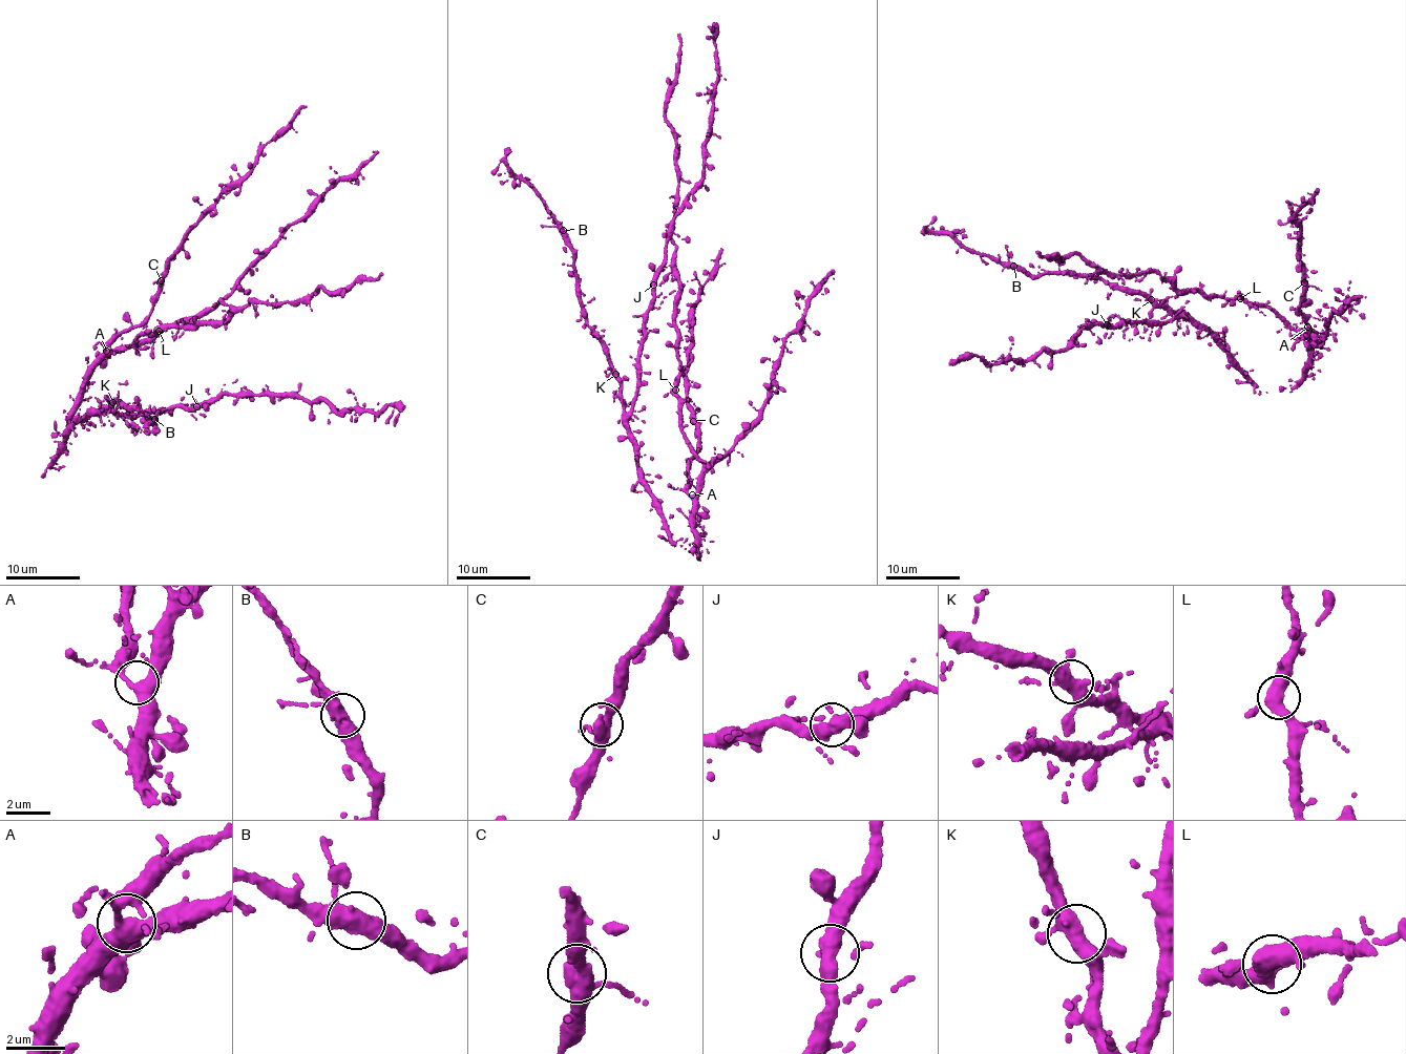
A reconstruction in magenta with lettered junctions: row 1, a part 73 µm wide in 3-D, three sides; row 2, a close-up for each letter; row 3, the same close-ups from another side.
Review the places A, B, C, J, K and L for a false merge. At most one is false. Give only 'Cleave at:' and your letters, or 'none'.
Cleave at: none

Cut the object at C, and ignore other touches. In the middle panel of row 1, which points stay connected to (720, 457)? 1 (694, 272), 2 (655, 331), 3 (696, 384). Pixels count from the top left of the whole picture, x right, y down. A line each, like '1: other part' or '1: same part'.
1: other part
2: same part
3: other part

